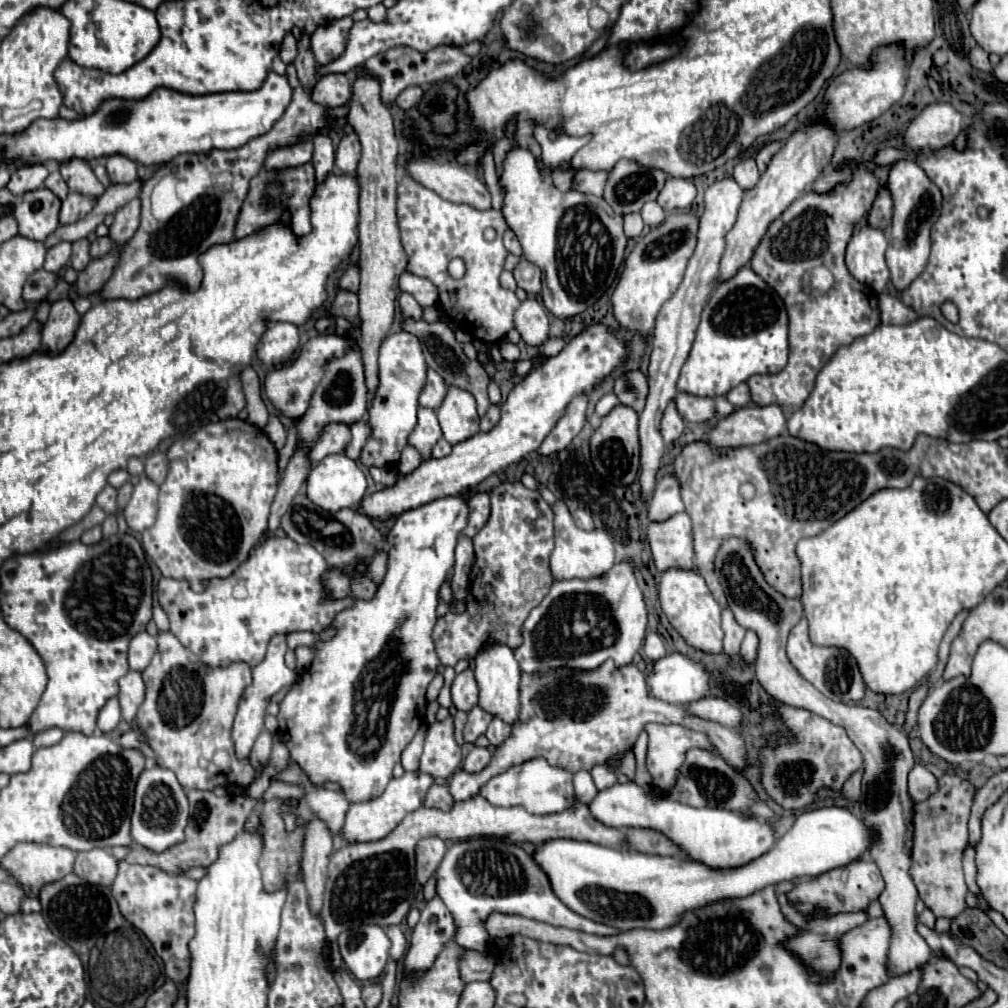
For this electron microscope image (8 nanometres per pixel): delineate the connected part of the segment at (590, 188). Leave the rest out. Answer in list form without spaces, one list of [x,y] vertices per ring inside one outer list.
[[[580,170],[574,176],[572,186],[584,194],[596,194],[602,196],[604,192],[604,182],[608,178],[608,172],[590,172],[590,170]]]

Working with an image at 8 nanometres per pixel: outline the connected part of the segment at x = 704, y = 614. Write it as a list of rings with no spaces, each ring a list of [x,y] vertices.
[[[668,568],[662,572],[660,580],[660,604],[664,614],[668,616],[670,624],[684,636],[684,640],[702,650],[702,652],[722,652],[722,638],[724,632],[720,628],[722,608],[714,600],[706,580],[696,570],[682,570],[682,568]]]

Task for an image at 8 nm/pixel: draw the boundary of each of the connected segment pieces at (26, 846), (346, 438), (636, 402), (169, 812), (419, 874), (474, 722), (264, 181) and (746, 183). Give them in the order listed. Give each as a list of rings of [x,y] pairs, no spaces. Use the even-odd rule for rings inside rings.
[[[22,842],[14,846],[2,862],[2,868],[12,870],[18,882],[28,886],[28,896],[36,896],[36,890],[48,882],[56,882],[74,870],[76,852],[68,848],[56,848],[50,844]]]
[[[326,424],[316,446],[308,452],[308,460],[310,460],[310,468],[314,468],[324,456],[328,454],[336,454],[346,450],[350,442],[350,426],[348,424]]]
[[[640,370],[626,372],[616,380],[614,394],[618,396],[620,404],[626,404],[640,414],[640,410],[644,410],[644,400],[648,394],[648,380]]]
[[[154,766],[138,776],[134,792],[134,812],[132,812],[132,838],[136,844],[150,850],[166,850],[176,842],[184,840],[184,828],[188,822],[188,798],[180,786],[176,774],[168,768]]]
[[[432,836],[420,840],[420,846],[416,848],[416,878],[420,884],[426,884],[426,880],[436,872],[436,868],[442,862],[442,852],[446,852],[446,844]]]
[[[474,706],[470,712],[468,712],[468,722],[466,722],[466,728],[464,728],[464,740],[466,742],[474,742],[480,734],[486,732],[490,720],[494,716],[490,716],[488,712],[480,710],[478,706]]]
[[[308,162],[304,166],[296,166],[296,168],[284,168],[284,170],[262,170],[256,178],[252,178],[252,186],[248,190],[248,196],[244,200],[244,206],[240,210],[238,216],[238,224],[236,224],[236,232],[234,238],[244,238],[264,226],[270,226],[274,222],[280,220],[280,214],[284,210],[292,212],[292,232],[296,236],[304,236],[312,230],[310,226],[310,196],[314,194],[314,166]]]
[[[746,158],[742,162],[738,162],[734,166],[734,172],[732,172],[736,184],[742,188],[742,190],[750,190],[752,186],[756,186],[758,178],[760,178],[760,172],[756,168],[756,162],[754,158]]]

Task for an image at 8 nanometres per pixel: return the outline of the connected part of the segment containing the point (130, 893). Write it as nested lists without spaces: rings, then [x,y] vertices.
[[[120,862],[112,894],[124,914],[138,930],[152,942],[156,954],[164,960],[166,976],[174,982],[184,982],[190,974],[190,950],[188,942],[194,936],[194,902],[198,882],[186,876],[170,876],[152,866],[134,866]]]

